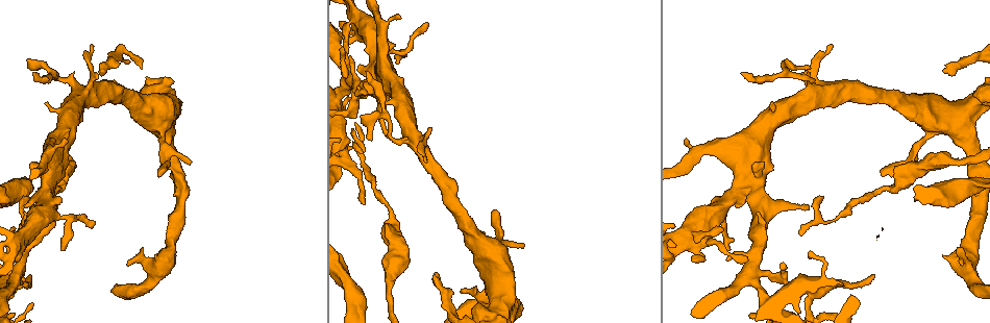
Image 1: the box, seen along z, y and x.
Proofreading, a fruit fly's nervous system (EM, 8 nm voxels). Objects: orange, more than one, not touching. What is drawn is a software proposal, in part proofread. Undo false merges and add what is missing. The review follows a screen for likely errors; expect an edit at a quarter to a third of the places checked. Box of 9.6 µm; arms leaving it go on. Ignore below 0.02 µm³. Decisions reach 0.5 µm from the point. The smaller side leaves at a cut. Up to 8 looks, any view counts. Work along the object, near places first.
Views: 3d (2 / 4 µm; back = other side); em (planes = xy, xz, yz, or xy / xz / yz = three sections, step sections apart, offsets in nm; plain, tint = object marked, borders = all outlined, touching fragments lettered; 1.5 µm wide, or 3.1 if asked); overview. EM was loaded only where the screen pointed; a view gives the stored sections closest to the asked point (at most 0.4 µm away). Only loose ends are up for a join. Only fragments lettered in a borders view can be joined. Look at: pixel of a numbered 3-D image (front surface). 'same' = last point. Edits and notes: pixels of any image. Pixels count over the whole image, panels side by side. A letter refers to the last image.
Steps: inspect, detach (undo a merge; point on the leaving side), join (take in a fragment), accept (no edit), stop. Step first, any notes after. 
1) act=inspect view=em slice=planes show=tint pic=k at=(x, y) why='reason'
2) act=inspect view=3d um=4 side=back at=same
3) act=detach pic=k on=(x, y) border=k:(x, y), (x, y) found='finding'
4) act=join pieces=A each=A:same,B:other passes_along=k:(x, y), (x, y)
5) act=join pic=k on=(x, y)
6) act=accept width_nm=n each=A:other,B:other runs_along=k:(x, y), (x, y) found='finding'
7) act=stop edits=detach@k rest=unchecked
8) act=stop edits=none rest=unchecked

act=inspect view=em slice=xy step=8 show=tint pic=1 at=(93, 221) why='tapers out'

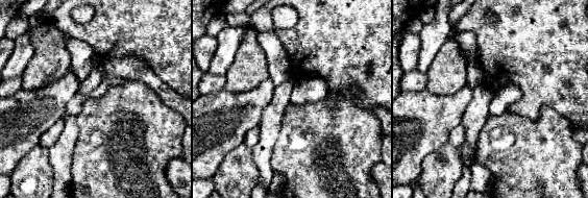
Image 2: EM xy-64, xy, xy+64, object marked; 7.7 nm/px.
act=inspect view=em slice=planes show=tint at=same

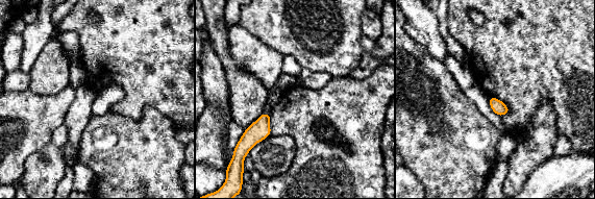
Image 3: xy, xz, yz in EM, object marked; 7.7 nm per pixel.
act=inspect view=em slice=planes show=borders at=same

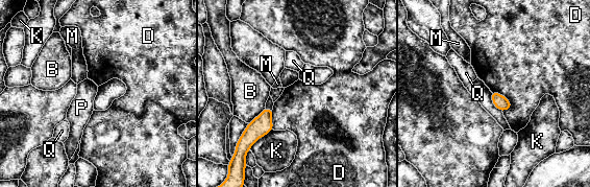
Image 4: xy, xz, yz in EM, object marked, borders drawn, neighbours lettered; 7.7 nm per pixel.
act=accept each=B:other,D:other,K:other,M:other,P:other,Q:other found='no lettered fragment goes on from it'

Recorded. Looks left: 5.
act=inspect view=em slice=xz step=8 show=tint pic=1 at=(154, 254) why='branch stops here'

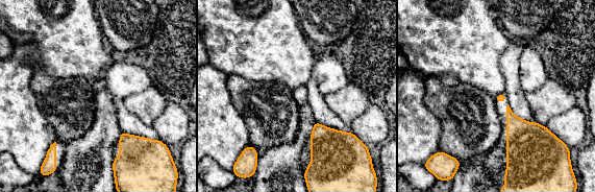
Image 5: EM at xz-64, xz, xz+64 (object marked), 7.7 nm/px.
act=inspect view=em slice=planes show=tint at=same

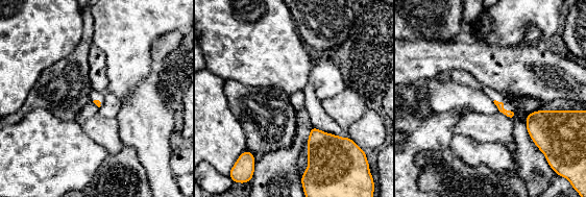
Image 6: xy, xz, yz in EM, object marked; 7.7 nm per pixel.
act=inspect view=em slice=planes show=borders at=same why='see the neighbours'

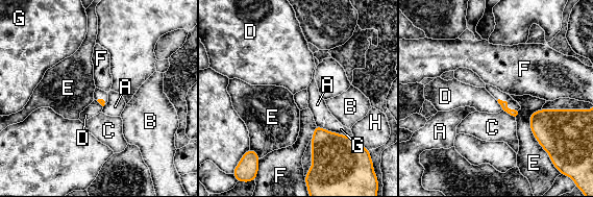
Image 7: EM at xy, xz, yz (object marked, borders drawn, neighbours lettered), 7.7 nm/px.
act=accept each=A:other,B:other,C:other,D:other,E:other,F:other,G:other,H:other border=7:(496, 100), (502, 109) found='none of them fits'

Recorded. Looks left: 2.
act=inspect view=3d um=4 pic=1 at=(521, 245) why='branch stops here'

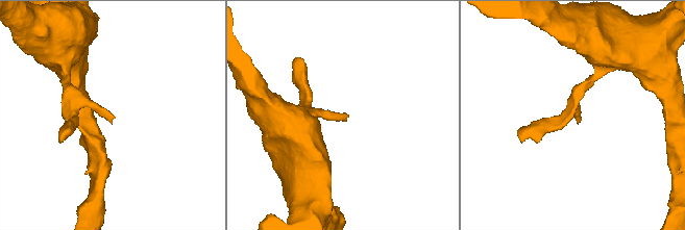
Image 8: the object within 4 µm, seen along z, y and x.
act=inspect view=em slice=planes show=borders pic=8 at=(345, 116)

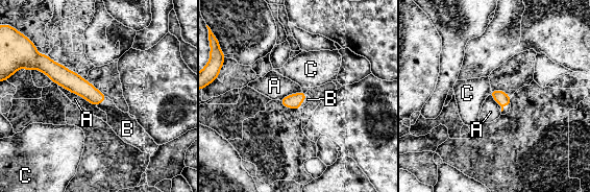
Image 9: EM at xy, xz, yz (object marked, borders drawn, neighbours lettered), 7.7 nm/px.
act=join pieces=B each=A:other,B:same,C:other found='the cell continues'

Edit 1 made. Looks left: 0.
act=stop edits=join@9 rest=unchecked

